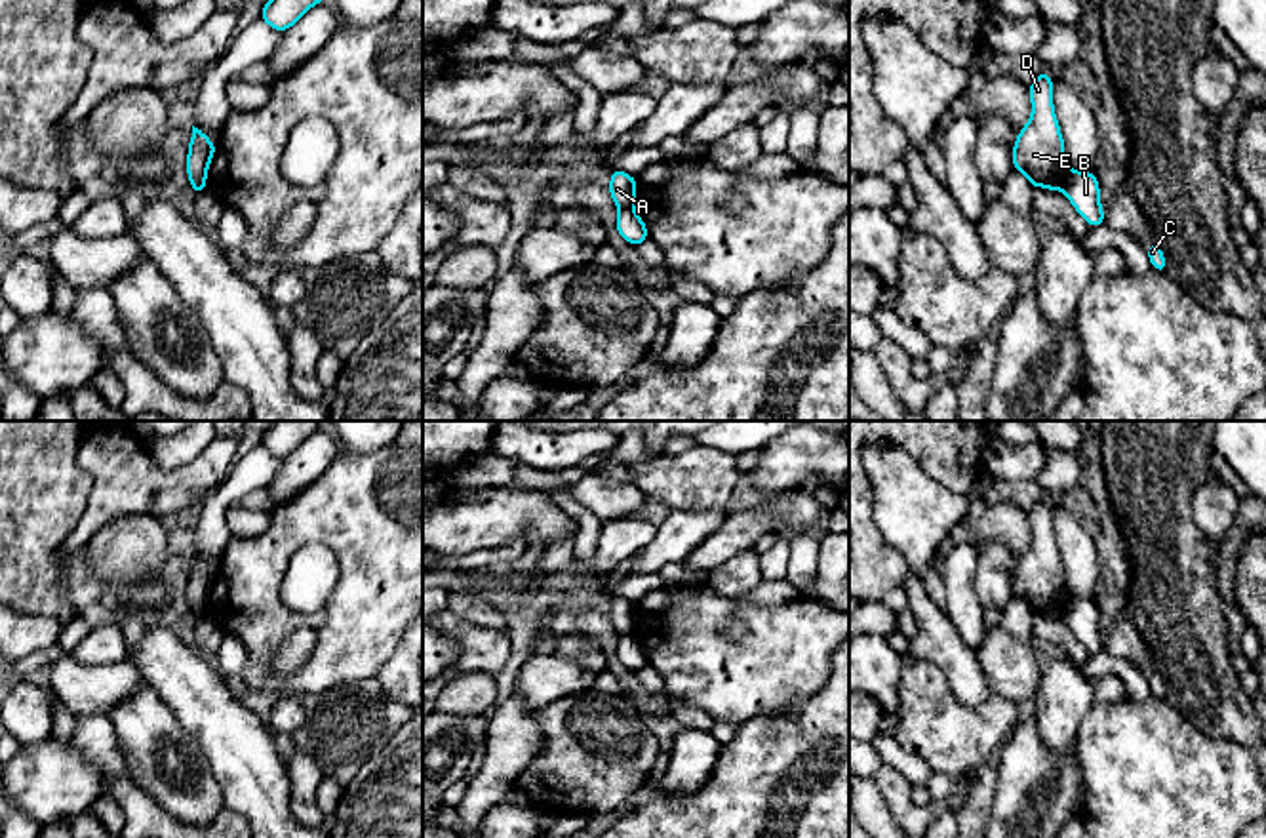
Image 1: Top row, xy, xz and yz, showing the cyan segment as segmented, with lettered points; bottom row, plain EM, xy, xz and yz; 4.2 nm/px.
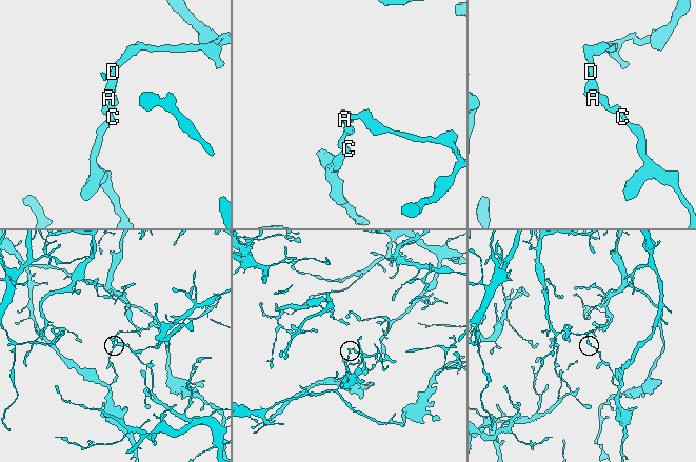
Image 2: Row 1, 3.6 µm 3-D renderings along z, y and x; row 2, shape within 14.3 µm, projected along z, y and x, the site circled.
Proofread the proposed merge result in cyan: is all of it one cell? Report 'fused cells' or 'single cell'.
fused cells

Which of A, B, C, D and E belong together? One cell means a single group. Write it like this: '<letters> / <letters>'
A D E / B C

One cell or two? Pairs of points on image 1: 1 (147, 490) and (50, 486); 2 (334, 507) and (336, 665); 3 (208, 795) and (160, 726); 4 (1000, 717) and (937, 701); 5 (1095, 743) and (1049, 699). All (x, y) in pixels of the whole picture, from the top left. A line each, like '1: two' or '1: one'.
1: two
2: one
3: one
4: one
5: two

